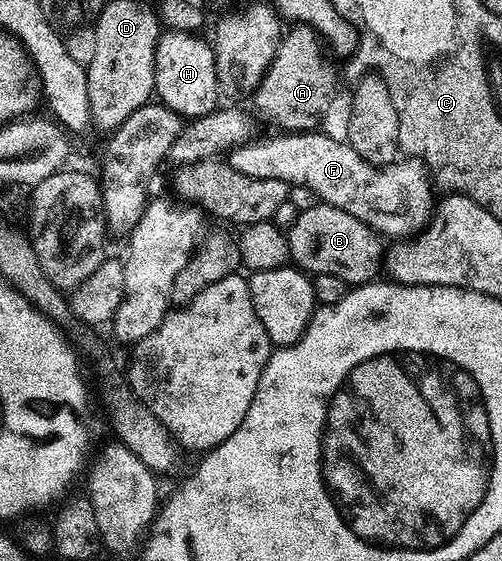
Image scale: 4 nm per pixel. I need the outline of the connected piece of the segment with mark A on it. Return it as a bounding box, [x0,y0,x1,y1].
[251,24,333,131]

